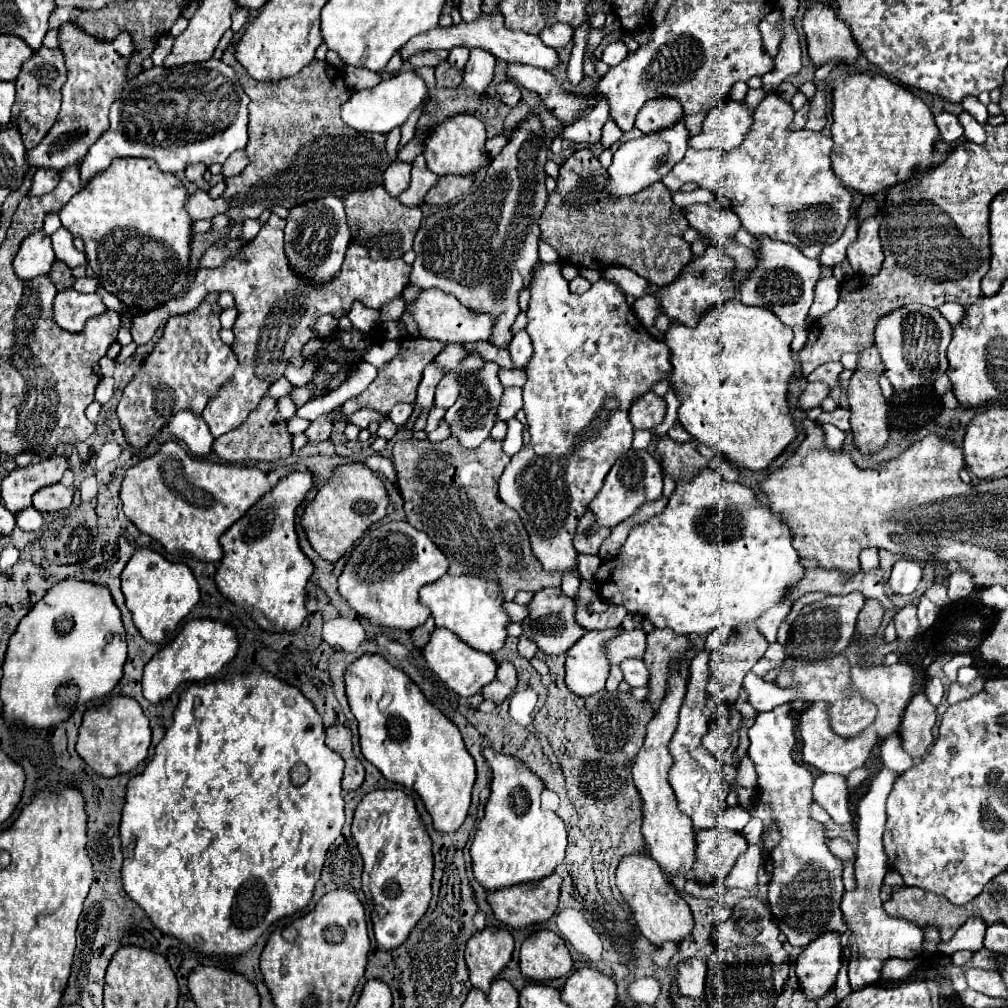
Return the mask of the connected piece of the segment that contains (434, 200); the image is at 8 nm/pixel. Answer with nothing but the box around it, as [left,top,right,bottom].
[424,175,474,205]

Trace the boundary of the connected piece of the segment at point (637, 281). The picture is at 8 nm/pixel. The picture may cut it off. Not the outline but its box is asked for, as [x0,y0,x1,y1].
[602,267,650,299]

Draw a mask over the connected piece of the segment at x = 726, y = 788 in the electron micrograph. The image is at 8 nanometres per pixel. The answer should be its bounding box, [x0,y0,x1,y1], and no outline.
[668,649,730,831]

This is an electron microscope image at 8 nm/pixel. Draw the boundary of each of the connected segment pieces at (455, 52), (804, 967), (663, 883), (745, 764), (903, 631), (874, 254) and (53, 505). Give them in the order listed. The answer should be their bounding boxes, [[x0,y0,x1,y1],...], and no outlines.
[[446,47,470,69],[796,933,842,999],[616,853,694,947],[736,759,756,787],[894,603,918,649],[848,217,884,275],[32,483,74,513]]

